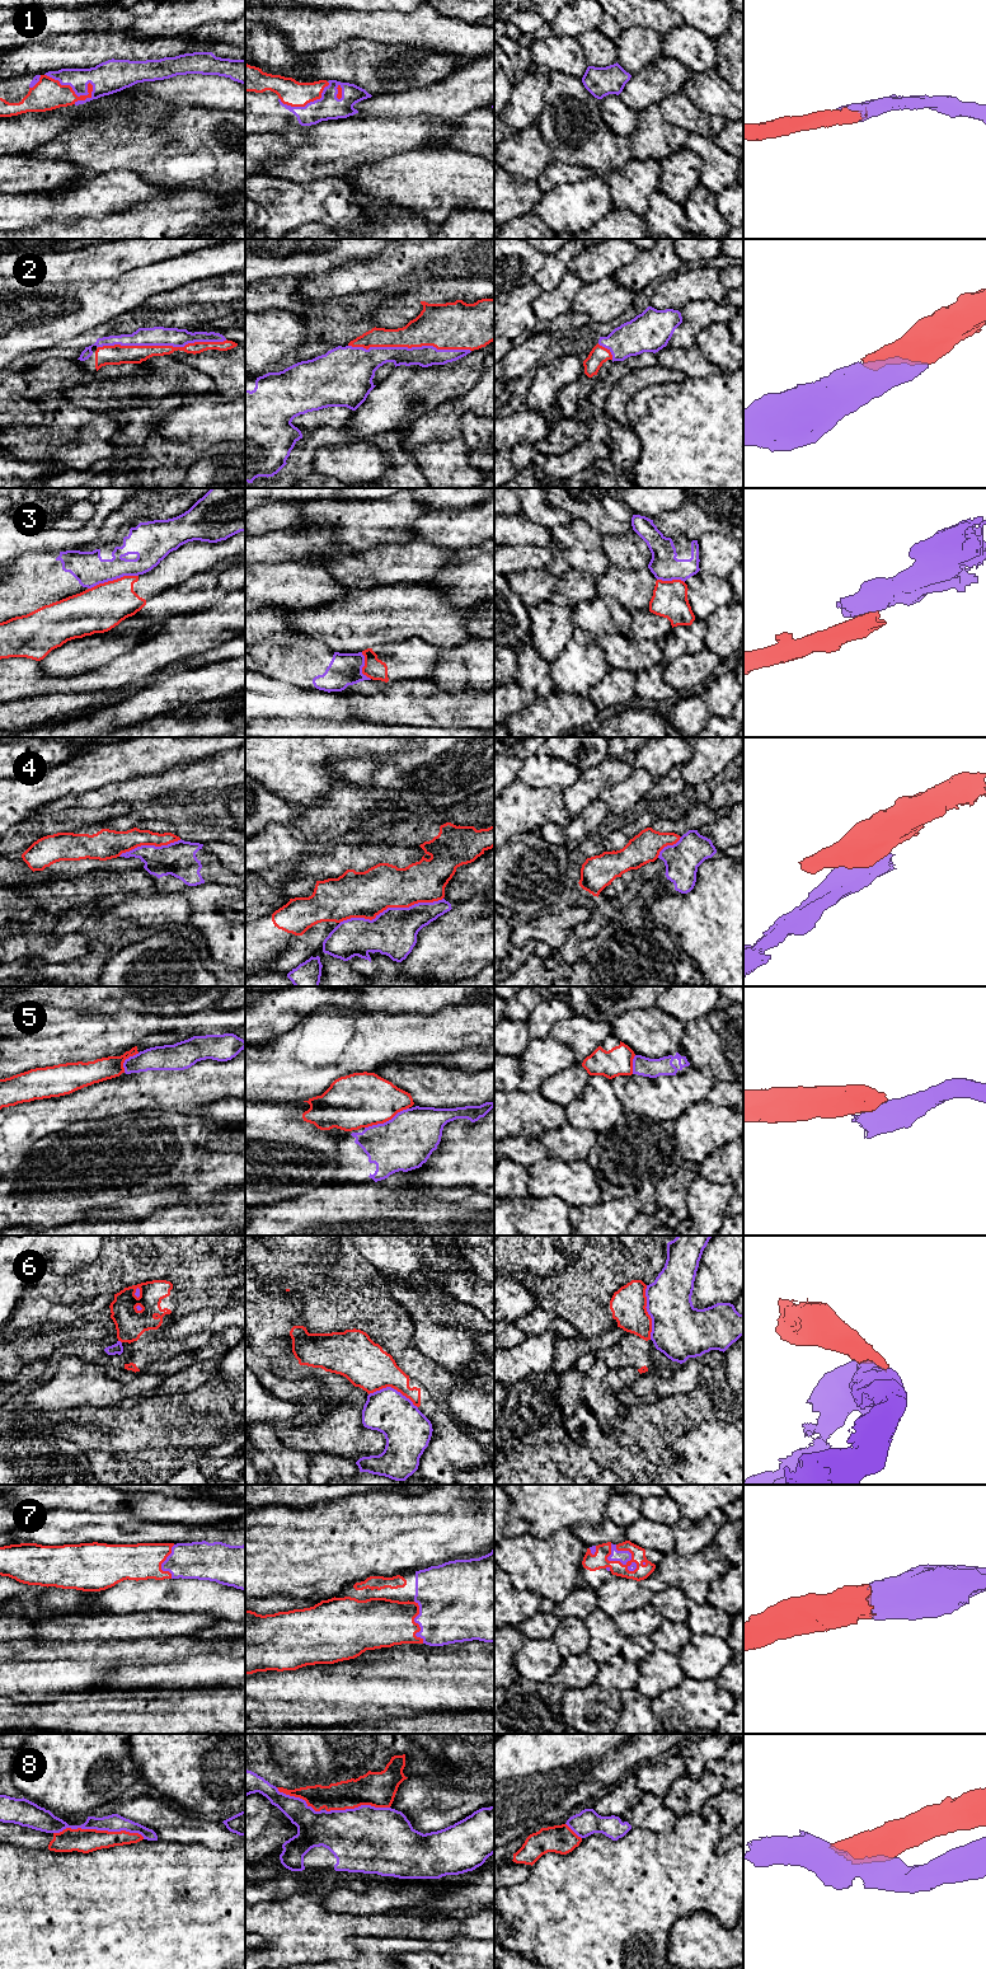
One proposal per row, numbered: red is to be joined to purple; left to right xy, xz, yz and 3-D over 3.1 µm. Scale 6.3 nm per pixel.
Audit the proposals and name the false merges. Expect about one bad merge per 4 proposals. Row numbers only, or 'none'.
3, 4, 5, 6, 8

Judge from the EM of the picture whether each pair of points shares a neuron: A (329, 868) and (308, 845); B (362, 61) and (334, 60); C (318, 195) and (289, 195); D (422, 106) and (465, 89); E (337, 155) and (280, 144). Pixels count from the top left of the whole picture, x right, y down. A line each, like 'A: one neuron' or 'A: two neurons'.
A: two neurons
B: one neuron
C: one neuron
D: one neuron
E: two neurons

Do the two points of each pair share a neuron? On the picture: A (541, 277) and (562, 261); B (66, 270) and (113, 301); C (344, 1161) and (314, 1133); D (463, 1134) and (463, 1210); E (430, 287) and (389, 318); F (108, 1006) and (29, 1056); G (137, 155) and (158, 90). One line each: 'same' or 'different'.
A: same
B: different
C: different
D: different
E: same
F: different
G: different

